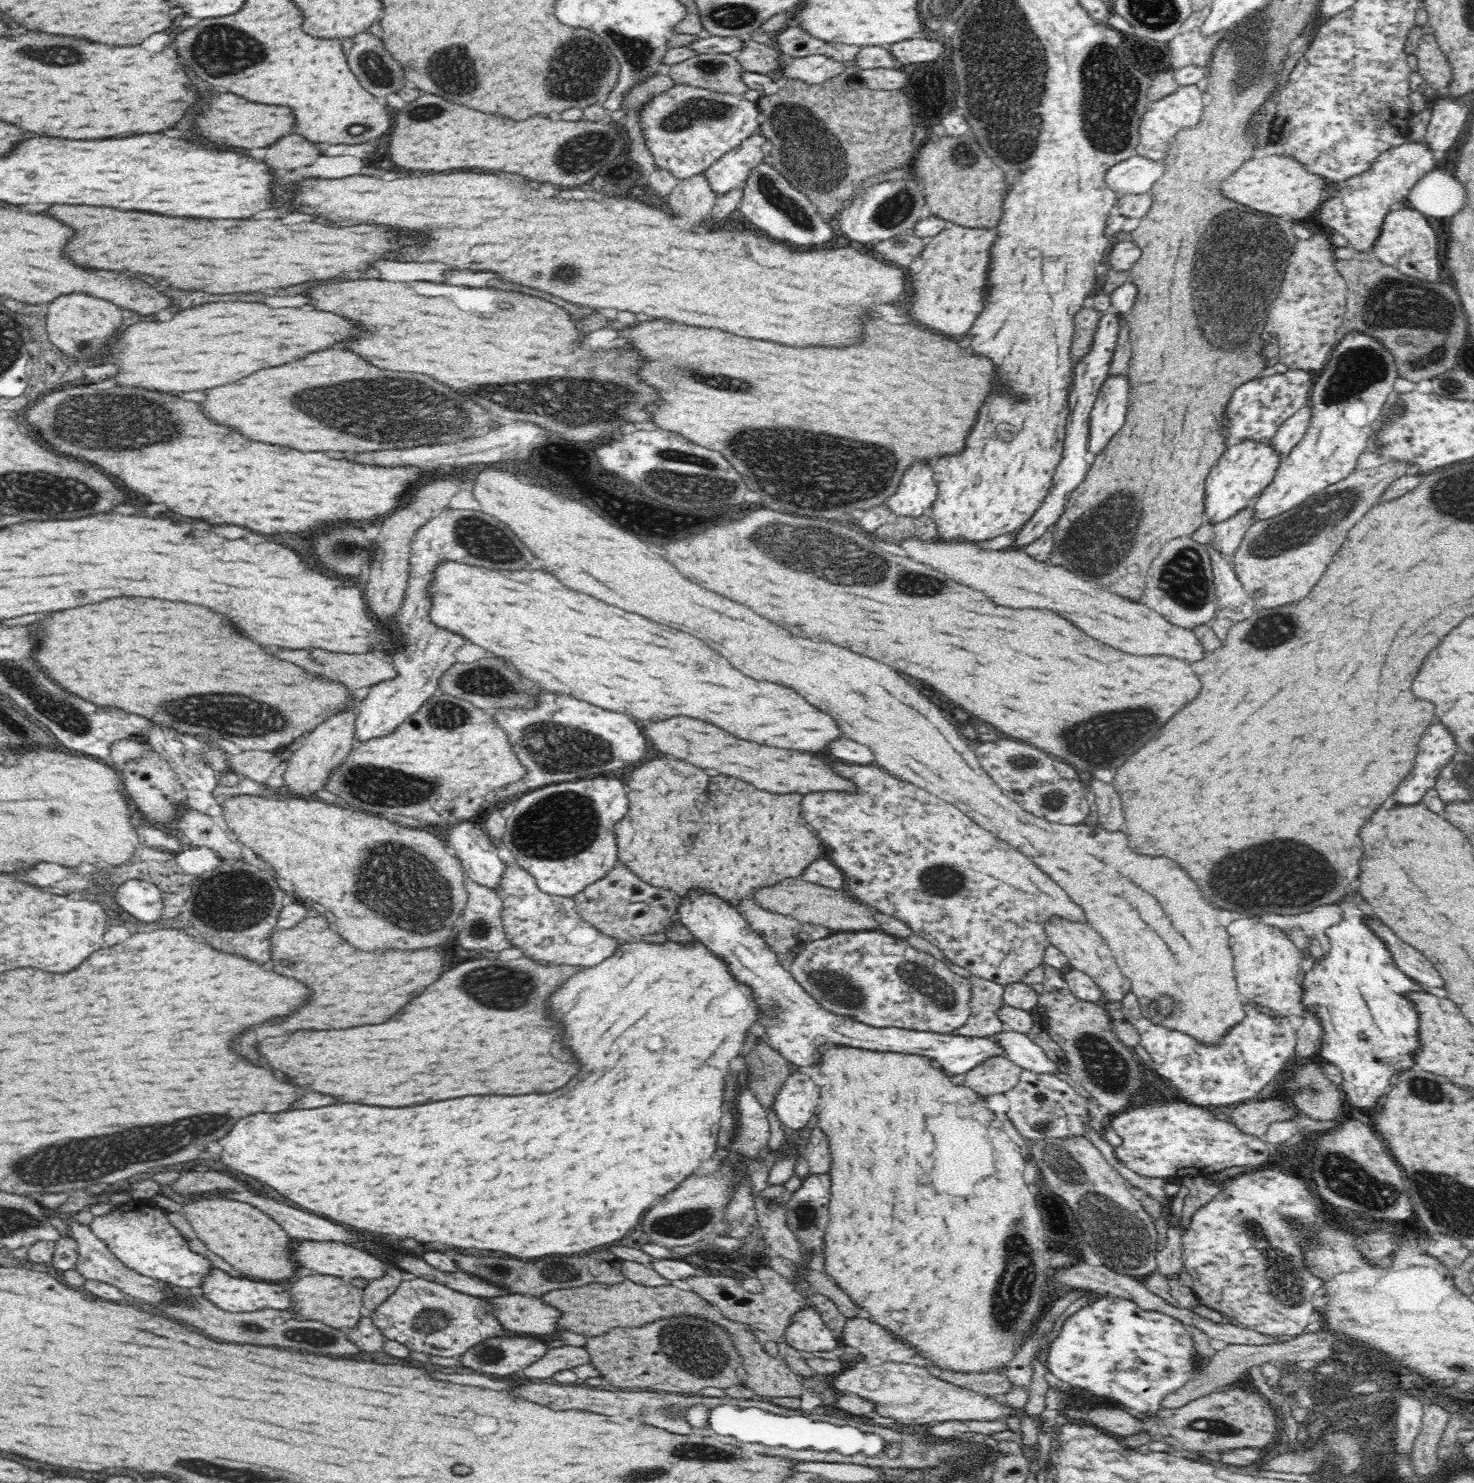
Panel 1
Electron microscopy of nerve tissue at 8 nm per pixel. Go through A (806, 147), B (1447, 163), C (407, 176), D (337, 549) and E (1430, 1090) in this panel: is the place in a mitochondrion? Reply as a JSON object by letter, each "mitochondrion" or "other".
{"A":"mitochondrion","B":"other","C":"other","D":"mitochondrion","E":"mitochondrion"}

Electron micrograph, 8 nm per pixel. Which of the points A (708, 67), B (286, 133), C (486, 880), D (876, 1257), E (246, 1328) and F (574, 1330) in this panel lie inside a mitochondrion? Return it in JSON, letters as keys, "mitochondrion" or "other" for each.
{"A":"mitochondrion","B":"other","C":"other","D":"other","E":"mitochondrion","F":"other"}

